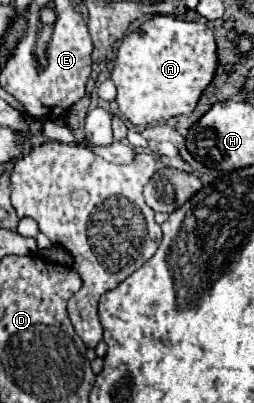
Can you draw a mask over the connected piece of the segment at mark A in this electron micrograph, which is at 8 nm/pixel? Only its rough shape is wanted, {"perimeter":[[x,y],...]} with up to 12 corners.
{"perimeter":[[153,16],[111,80],[133,126],[191,114],[219,66],[203,22]]}

